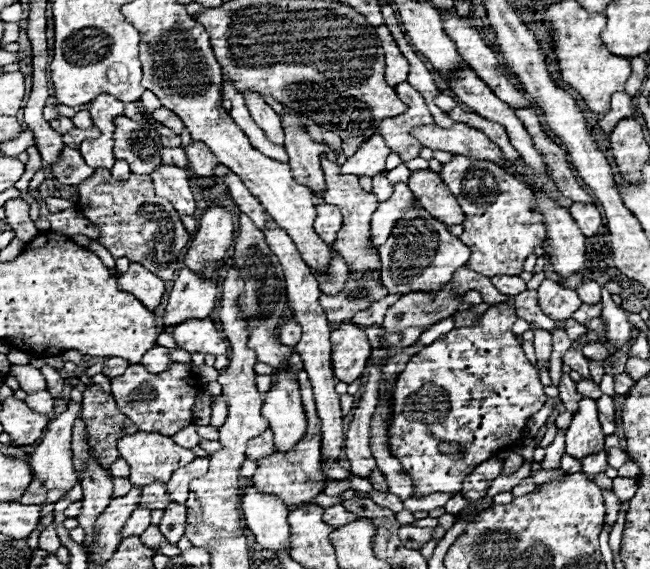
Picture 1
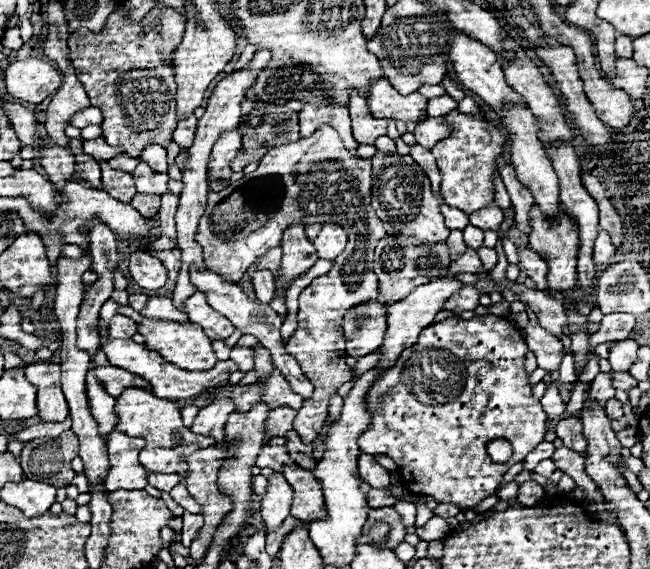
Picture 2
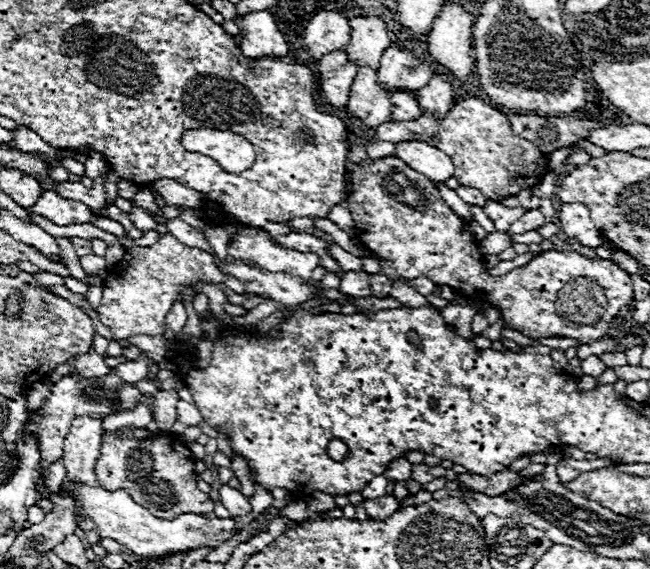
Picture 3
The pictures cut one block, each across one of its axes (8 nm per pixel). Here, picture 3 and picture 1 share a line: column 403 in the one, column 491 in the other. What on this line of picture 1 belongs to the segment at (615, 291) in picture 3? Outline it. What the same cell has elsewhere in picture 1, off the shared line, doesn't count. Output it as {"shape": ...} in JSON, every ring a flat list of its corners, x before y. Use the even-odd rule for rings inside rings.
{"shape":[[452,154,450,162,442,164,440,176,458,198,458,204,466,216,462,224,464,234,460,240,472,250,468,268,488,278,498,274,518,276,524,260,546,240,546,224,542,214,532,208,532,188,490,160,474,160,458,154]]}

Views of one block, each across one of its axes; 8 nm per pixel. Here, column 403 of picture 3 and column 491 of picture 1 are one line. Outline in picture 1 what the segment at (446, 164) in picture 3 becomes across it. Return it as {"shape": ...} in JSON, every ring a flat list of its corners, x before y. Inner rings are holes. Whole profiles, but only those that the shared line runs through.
{"shape":[[454,122,450,128,440,128,436,124,432,126,418,126,410,132,422,146,432,150,444,150,452,154,464,154,474,156,480,160,492,160,498,166,510,168,512,164,504,160,500,148,492,144,480,130,470,128,462,122]]}

